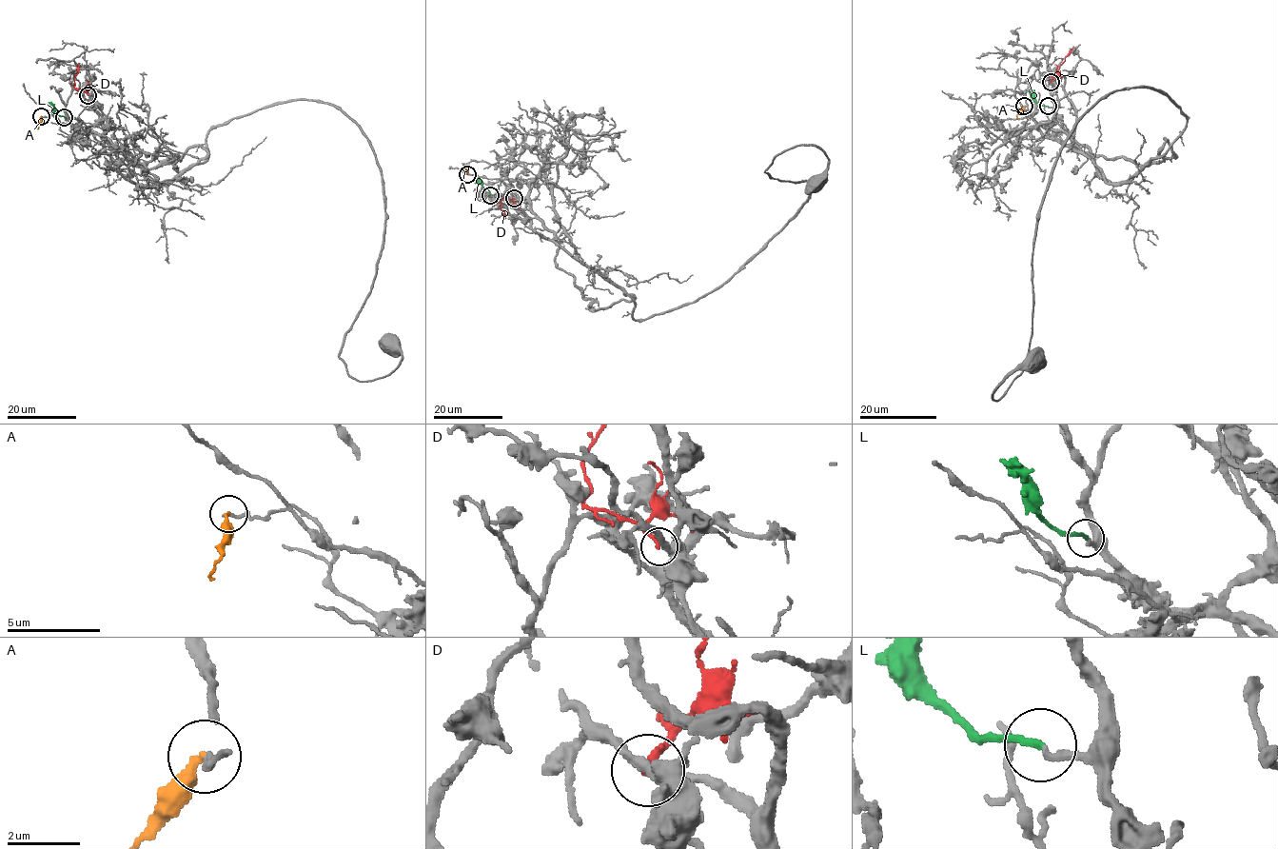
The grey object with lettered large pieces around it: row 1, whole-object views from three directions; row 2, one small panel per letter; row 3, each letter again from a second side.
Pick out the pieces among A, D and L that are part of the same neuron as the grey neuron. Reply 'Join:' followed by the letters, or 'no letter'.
Join: L

